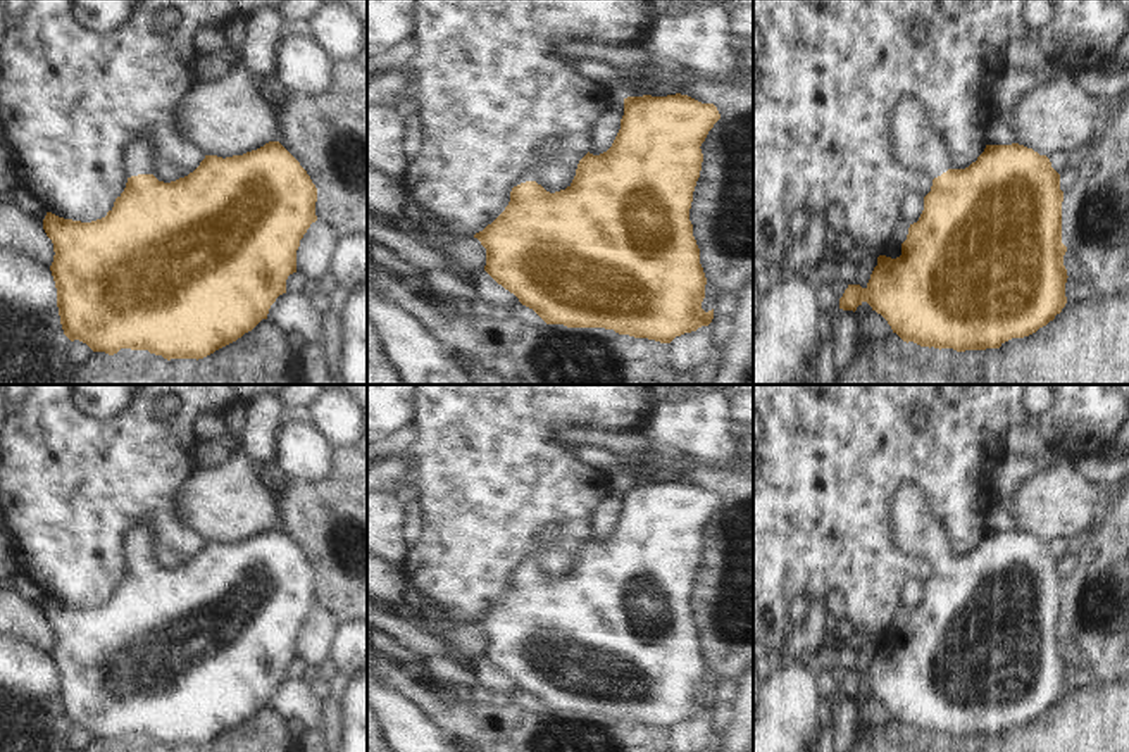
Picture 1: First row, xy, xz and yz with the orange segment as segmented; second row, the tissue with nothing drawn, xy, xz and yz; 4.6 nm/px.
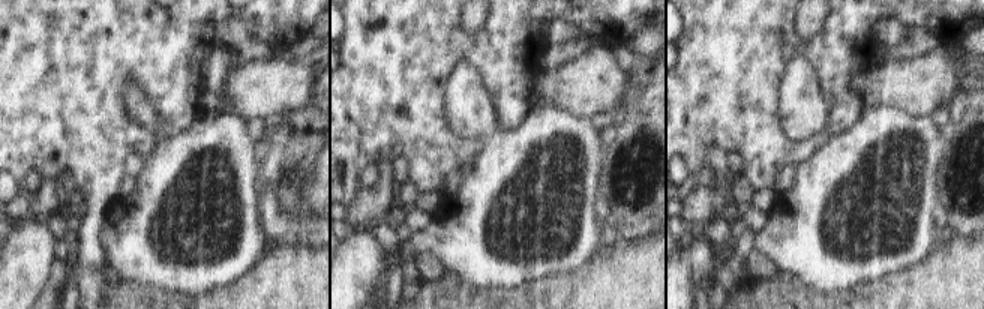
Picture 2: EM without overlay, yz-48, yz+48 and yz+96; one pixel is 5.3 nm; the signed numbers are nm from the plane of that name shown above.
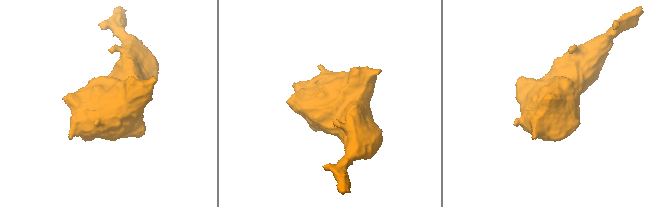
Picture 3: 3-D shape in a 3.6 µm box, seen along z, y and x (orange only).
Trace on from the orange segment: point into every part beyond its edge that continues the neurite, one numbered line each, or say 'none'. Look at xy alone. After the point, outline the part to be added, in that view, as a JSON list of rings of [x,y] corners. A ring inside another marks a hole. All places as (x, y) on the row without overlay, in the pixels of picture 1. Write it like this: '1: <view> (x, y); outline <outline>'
1: xy (138, 540); outline [[[136,519],[122,533],[124,561],[128,564],[138,561],[152,561],[155,540],[157,536],[153,524],[147,519]]]

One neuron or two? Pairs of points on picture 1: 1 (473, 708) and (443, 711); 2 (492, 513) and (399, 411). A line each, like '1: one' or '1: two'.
1: one
2: two

